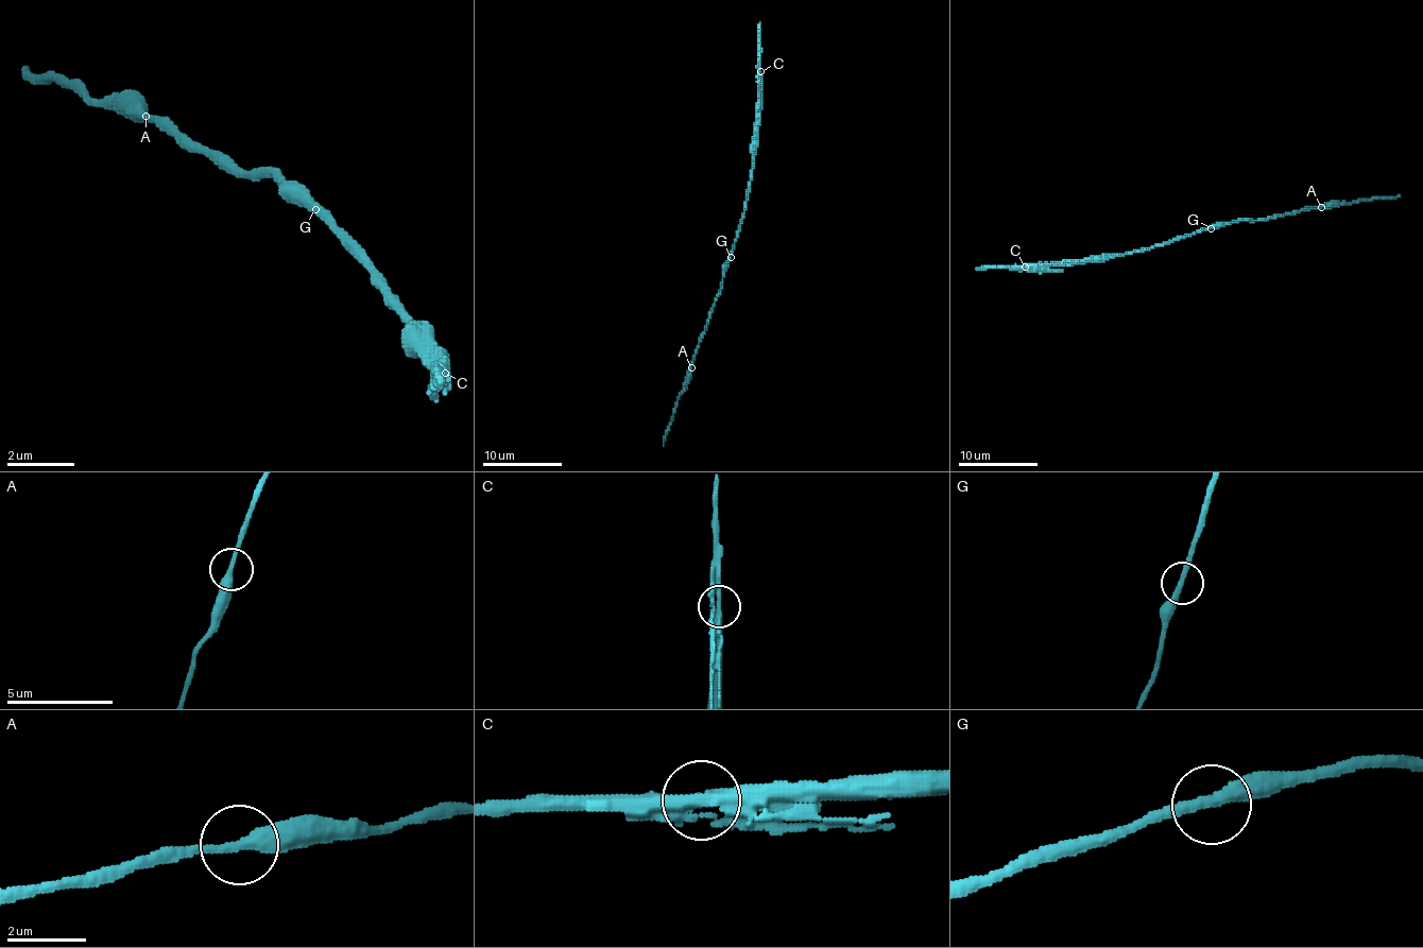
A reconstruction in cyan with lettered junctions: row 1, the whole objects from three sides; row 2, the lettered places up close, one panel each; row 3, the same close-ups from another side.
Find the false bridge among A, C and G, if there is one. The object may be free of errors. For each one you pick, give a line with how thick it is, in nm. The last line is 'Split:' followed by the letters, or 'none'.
C: Thickness 280 nm
Split: C

